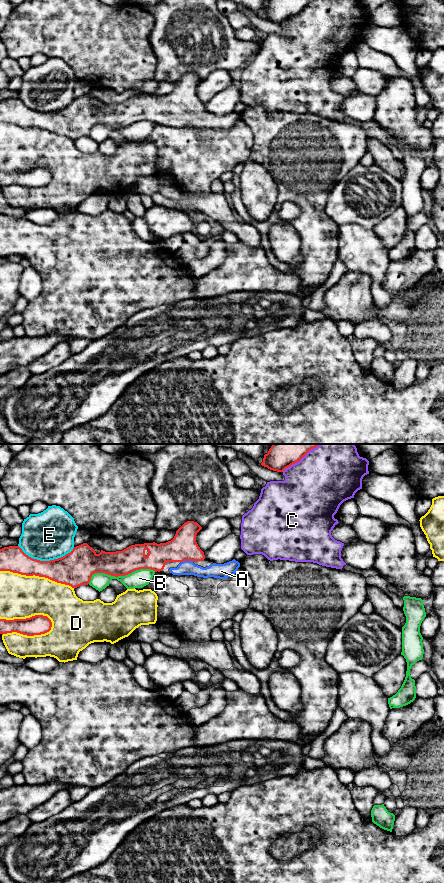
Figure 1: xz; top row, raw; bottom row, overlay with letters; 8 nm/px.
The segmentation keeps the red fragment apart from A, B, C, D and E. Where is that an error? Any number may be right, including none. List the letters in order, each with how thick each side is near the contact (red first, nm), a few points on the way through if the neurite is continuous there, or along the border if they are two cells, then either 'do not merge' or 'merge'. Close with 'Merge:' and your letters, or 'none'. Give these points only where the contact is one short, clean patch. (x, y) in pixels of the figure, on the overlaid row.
A: 220 nm thick on the red side, 110 nm on the other; merge
B: 200 nm thick on the red side, 140 nm on the other; do not merge
C: 300 nm thick on the red side, 480 nm on the other; do not merge
D: 160 nm thick on the red side, 340 nm on the other; do not merge
E: 280 nm thick on the red side, 400 nm on the other; do not merge
Merge: A

